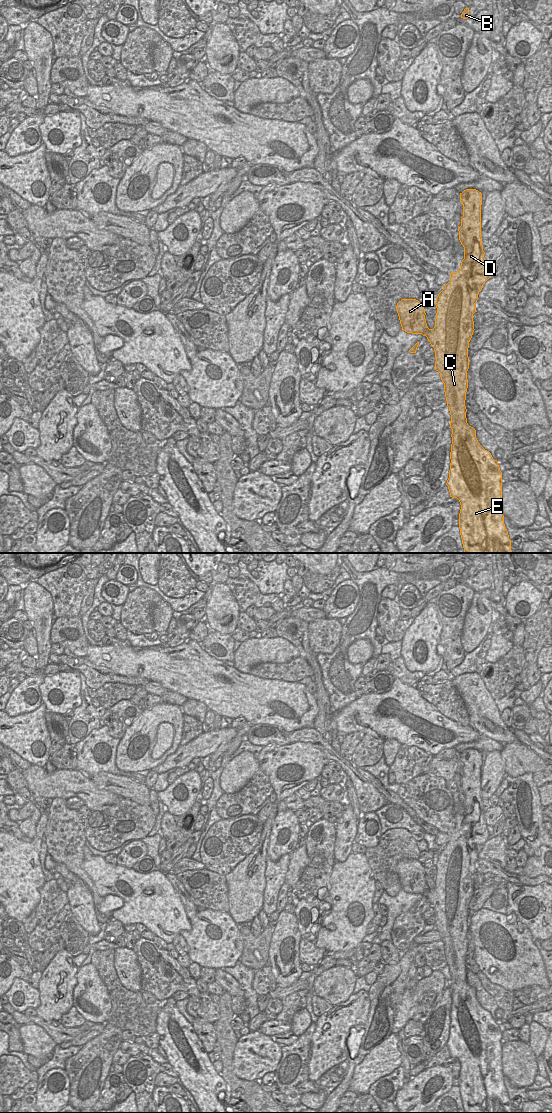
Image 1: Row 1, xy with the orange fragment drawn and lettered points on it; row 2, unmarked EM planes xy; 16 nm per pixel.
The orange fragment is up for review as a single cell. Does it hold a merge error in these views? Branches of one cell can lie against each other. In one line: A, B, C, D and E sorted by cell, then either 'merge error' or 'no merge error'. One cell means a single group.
A B C D E | no merge error

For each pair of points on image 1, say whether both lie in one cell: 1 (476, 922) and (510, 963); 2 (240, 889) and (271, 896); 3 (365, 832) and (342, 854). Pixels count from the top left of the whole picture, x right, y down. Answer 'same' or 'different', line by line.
1: same
2: different
3: different

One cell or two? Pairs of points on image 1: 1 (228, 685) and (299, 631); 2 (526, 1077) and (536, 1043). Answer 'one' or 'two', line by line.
1: two
2: two

